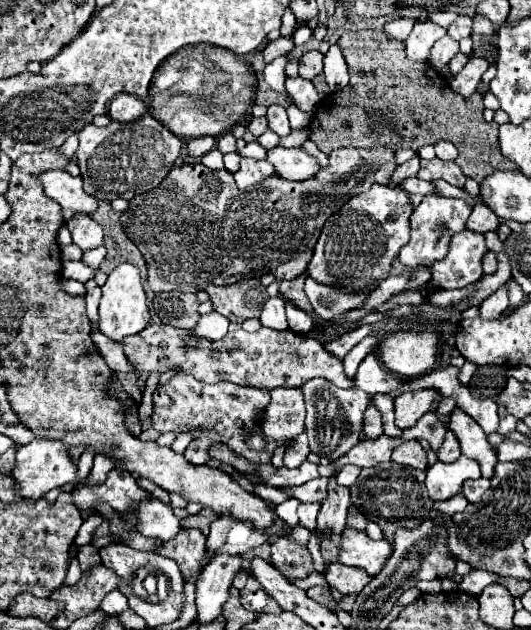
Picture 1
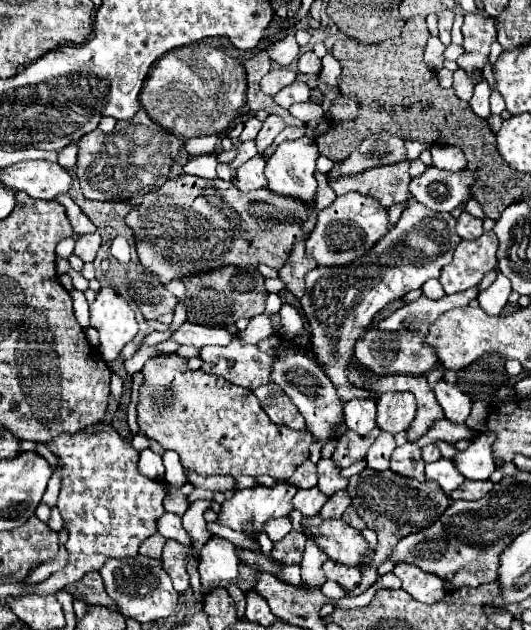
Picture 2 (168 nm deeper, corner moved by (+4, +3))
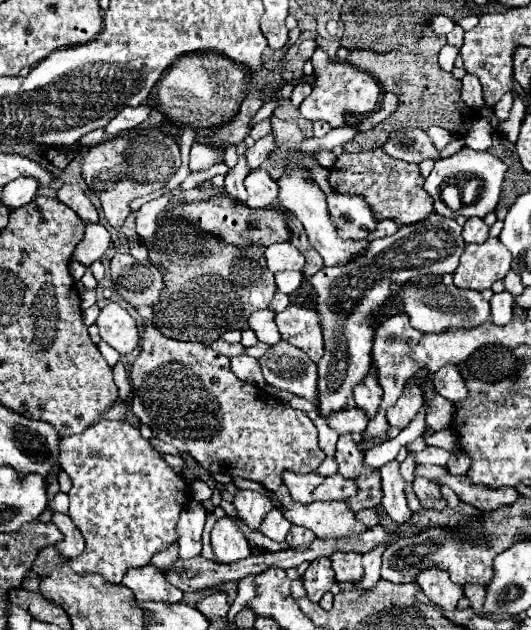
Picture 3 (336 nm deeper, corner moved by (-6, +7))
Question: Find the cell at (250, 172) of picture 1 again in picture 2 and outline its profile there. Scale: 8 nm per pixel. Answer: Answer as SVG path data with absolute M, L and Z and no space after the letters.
M258 155L258 157L252 157L250 161L242 163L238 169L236 169L236 187L240 191L252 191L252 189L260 189L260 187L266 187L268 185L268 179L264 175L264 159Z

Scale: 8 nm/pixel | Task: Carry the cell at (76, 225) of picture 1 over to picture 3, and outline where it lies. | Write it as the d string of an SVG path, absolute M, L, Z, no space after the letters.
M62 185L58 189L58 199L68 205L70 209L76 211L76 215L82 221L90 221L90 223L98 223L98 213L94 209L94 205L90 203L90 199L86 197L86 193L80 189L80 185Z

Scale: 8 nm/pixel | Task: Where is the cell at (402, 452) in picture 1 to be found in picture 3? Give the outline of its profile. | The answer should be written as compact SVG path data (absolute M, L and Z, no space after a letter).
M416 477L416 479L414 479L414 491L416 491L422 507L426 507L426 509L436 509L436 511L446 509L446 501L442 499L442 493L440 493L438 485L432 483L430 479L426 479L426 477Z

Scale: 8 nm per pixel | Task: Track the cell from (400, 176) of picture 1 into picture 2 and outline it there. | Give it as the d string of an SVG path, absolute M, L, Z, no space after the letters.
M410 161L394 163L390 167L376 167L356 177L354 175L338 177L336 181L332 181L330 187L334 189L336 195L358 191L362 195L376 197L388 209L396 203L404 203L410 199L408 167L410 167Z

